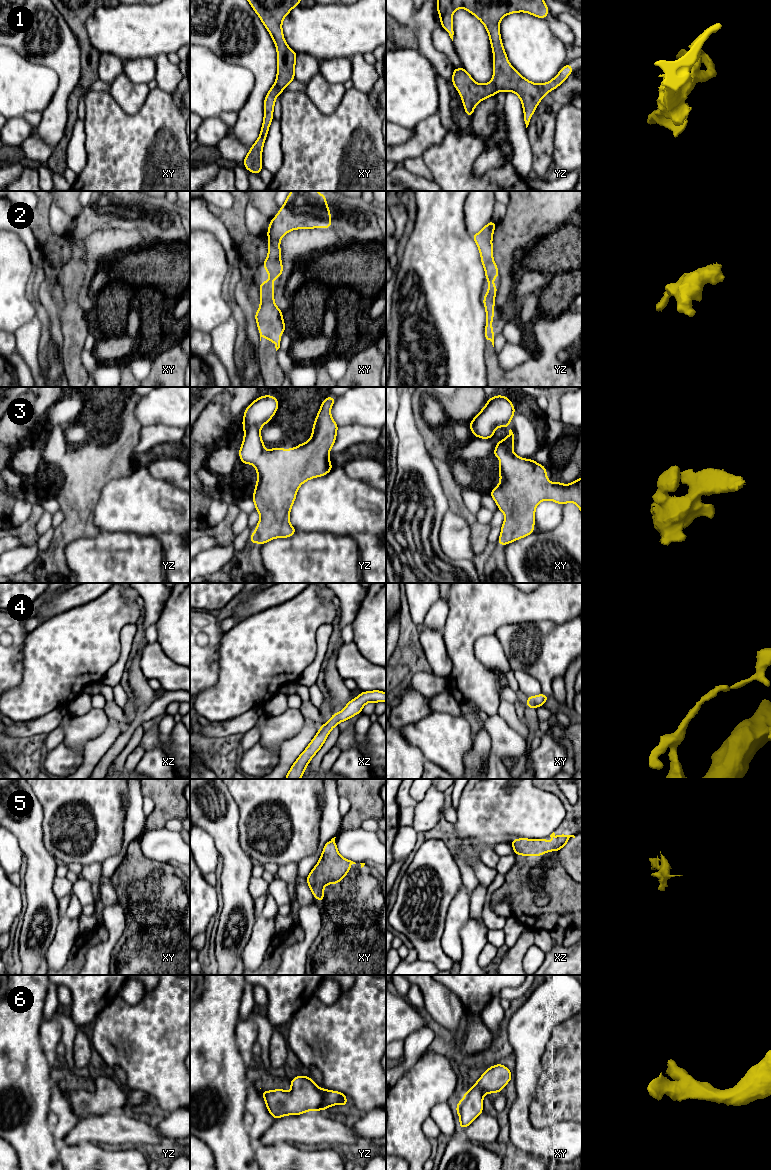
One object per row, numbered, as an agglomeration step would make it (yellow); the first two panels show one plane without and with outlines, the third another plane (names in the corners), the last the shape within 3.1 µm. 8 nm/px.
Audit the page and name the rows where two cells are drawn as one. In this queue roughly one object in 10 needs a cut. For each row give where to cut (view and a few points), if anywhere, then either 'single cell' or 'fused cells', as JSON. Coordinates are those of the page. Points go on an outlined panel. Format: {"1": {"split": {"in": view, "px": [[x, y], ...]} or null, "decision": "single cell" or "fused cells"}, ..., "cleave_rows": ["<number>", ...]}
{"1": {"split": null, "decision": "single cell"}, "2": {"split": null, "decision": "single cell"}, "3": {"split": null, "decision": "single cell"}, "4": {"split": null, "decision": "single cell"}, "5": {"split": null, "decision": "single cell"}, "6": {"split": null, "decision": "single cell"}, "cleave_rows": []}

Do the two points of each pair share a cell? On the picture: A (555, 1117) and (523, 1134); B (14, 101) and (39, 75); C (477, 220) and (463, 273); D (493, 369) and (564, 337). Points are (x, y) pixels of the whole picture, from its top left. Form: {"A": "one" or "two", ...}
{"A": "two", "B": "one", "C": "two", "D": "one"}

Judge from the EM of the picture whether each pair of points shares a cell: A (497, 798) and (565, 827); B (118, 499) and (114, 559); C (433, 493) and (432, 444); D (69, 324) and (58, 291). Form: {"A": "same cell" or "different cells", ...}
{"A": "different cells", "B": "different cells", "C": "different cells", "D": "different cells"}

